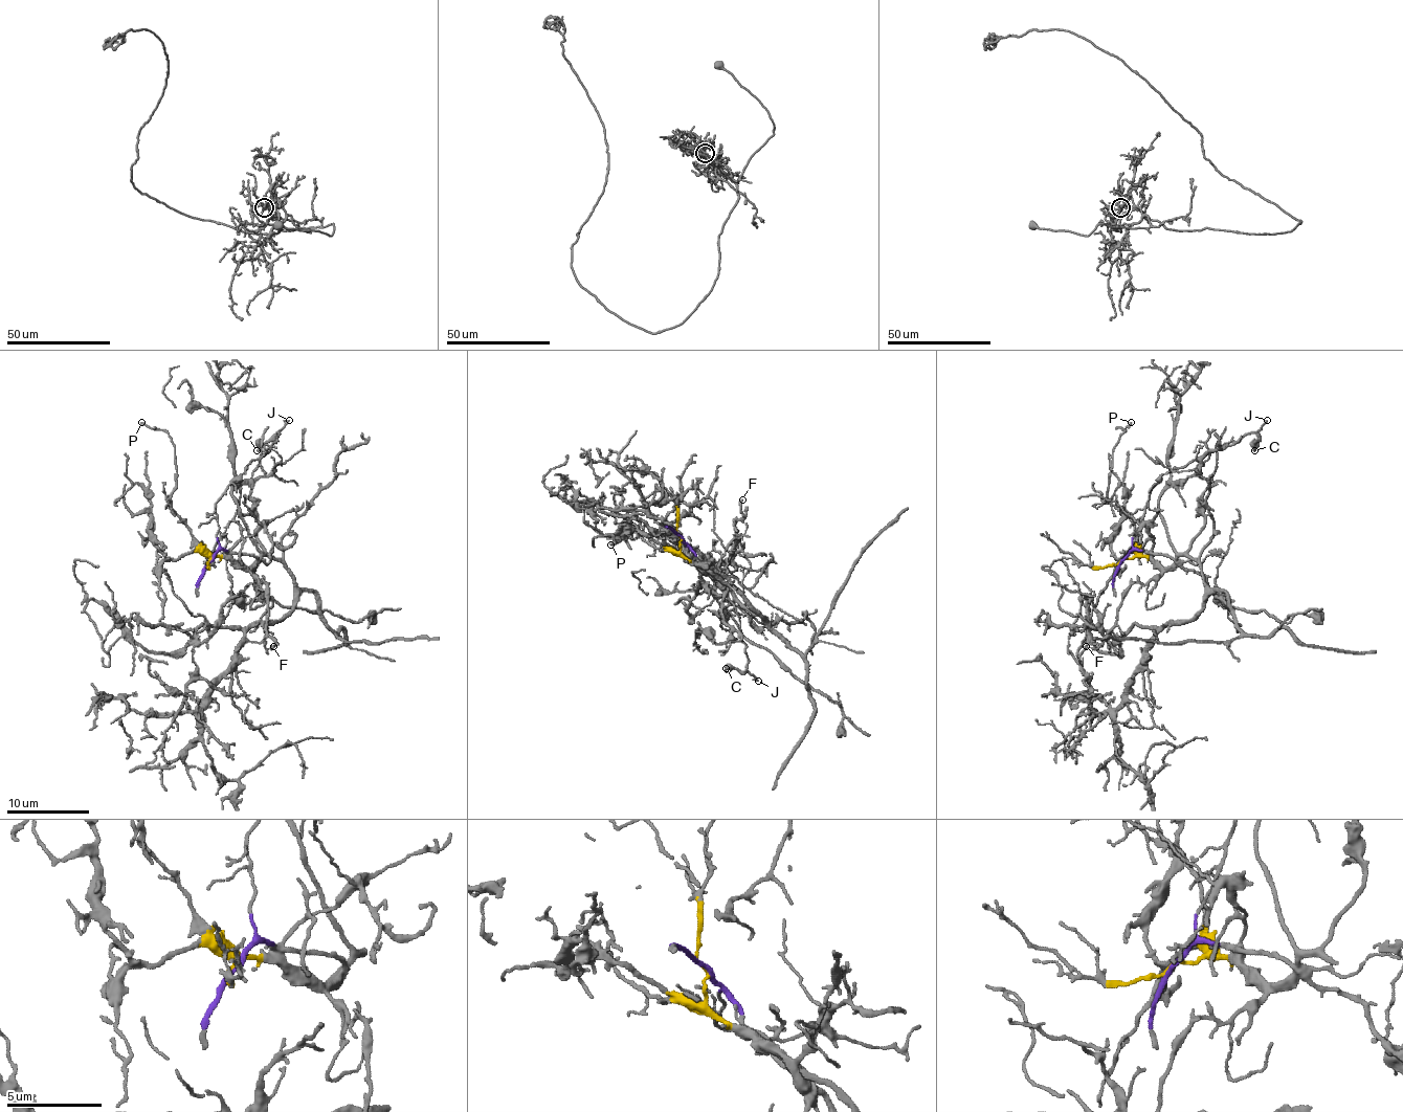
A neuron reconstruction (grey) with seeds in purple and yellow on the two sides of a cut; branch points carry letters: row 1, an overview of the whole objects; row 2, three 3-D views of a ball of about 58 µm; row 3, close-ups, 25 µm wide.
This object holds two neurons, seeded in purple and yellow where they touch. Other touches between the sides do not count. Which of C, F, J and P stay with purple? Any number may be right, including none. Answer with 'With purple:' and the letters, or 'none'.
With purple: C, J

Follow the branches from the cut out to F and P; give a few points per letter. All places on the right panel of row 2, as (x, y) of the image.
F: (1121, 559), (1148, 557), (1160, 572), (1143, 584), (1133, 582), (1117, 613), (1115, 627), (1096, 648), (1086, 646)
P: (1121, 559), (1135, 555), (1135, 527), (1121, 508), (1109, 499), (1107, 488), (1113, 446), (1131, 422)

